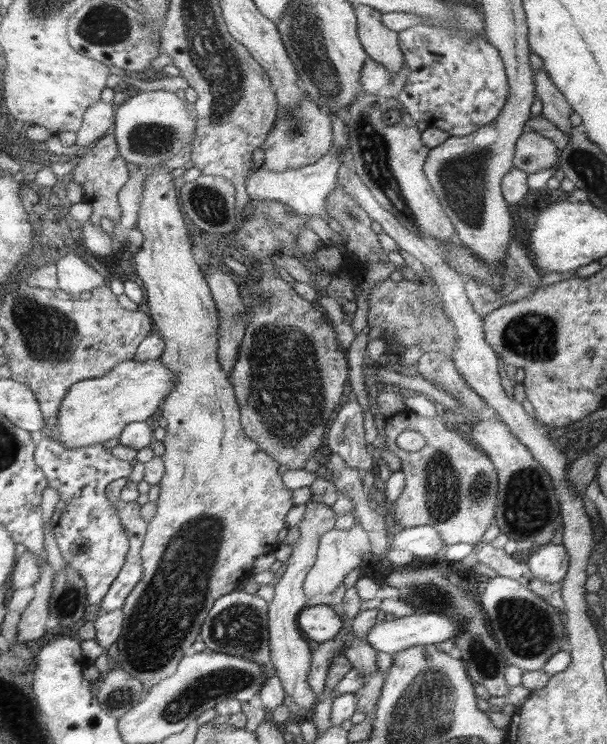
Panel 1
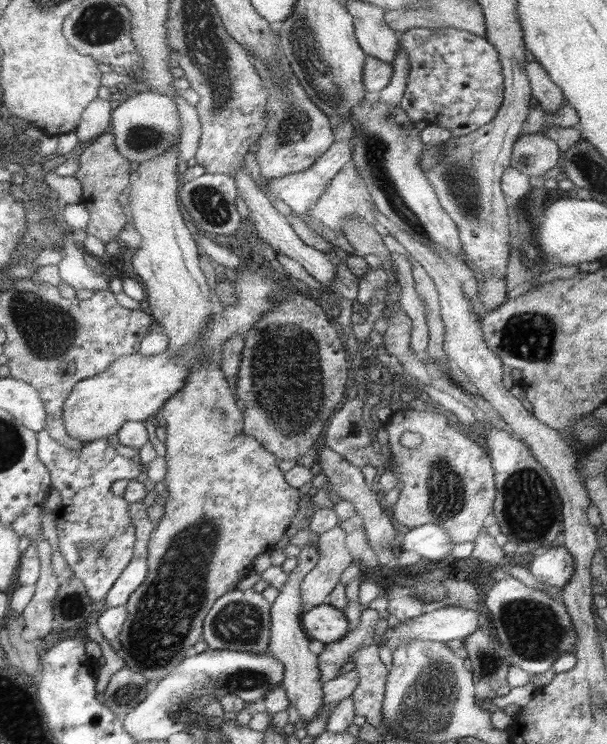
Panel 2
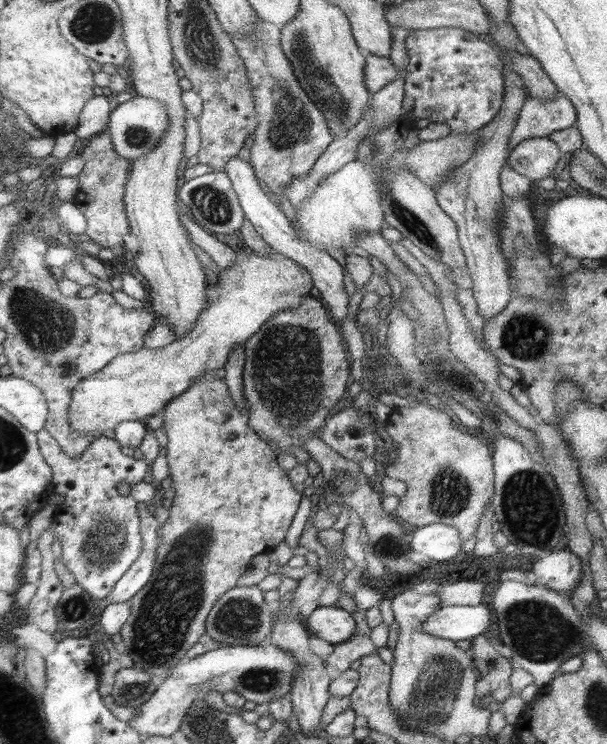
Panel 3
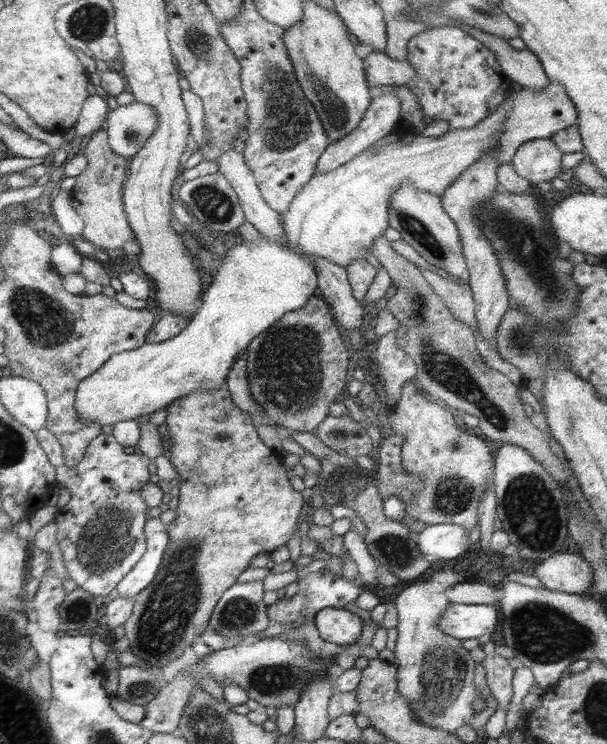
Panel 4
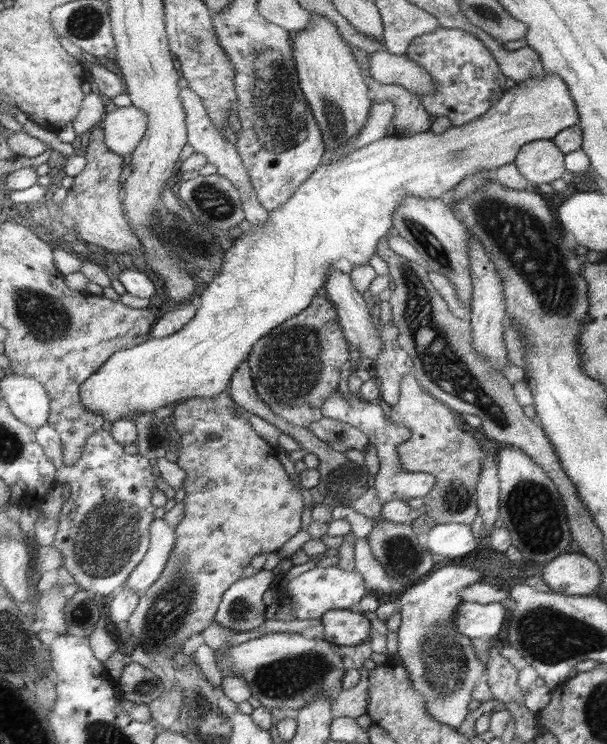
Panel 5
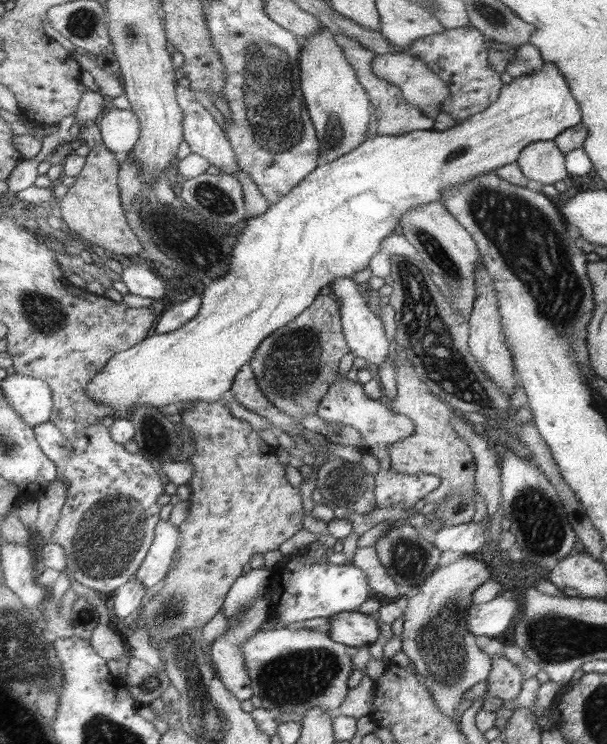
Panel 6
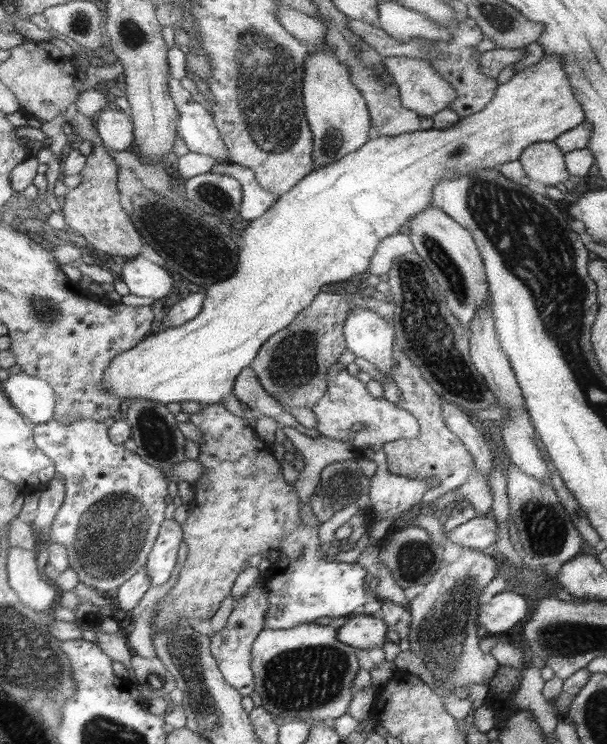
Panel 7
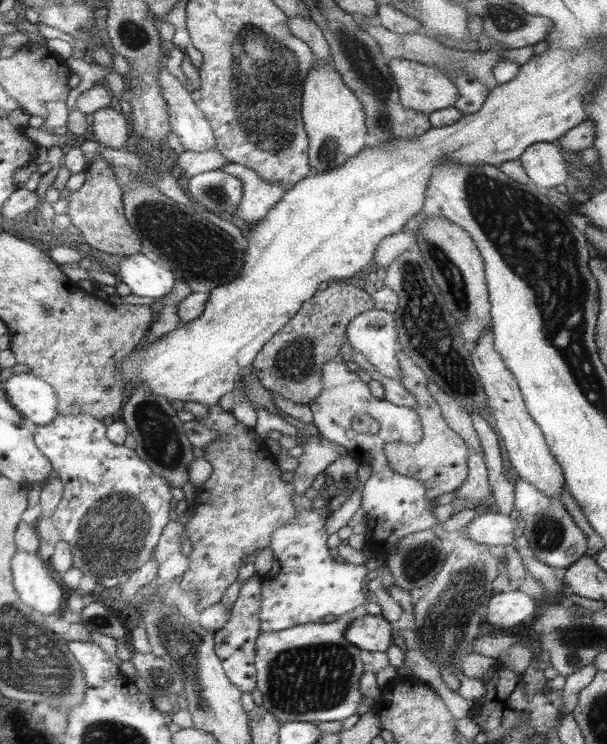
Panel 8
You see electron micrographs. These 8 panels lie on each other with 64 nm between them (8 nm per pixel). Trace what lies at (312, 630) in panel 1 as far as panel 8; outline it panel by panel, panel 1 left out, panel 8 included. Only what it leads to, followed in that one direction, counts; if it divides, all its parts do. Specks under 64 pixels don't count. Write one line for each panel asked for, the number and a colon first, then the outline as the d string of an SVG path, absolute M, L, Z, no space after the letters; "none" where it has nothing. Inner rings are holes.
2: M329 602L319 608L313 608L309 614L305 614L303 624L313 640L323 642L327 646L331 642L343 640L349 634L347 632L349 630L347 616L343 614L343 610L331 606Z
3: M323 606L309 618L309 630L331 646L345 644L357 636L357 620L351 612L335 606Z
4: M325 608L317 614L315 624L321 638L335 646L353 646L361 640L363 618L341 608Z
5: M333 610L323 616L325 634L323 638L335 646L359 646L363 642L373 642L375 632L371 632L371 620L361 610Z
6: M361 610L357 612L341 612L331 618L331 638L337 644L345 644L347 648L369 648L377 644L381 638L379 630L381 620L375 616L367 616Z
7: M355 616L343 624L339 630L339 642L355 648L355 650L383 650L389 632L387 620L381 616Z
8: M365 616L357 618L347 632L349 644L355 644L359 650L367 650L371 654L385 652L393 646L393 622L383 616Z

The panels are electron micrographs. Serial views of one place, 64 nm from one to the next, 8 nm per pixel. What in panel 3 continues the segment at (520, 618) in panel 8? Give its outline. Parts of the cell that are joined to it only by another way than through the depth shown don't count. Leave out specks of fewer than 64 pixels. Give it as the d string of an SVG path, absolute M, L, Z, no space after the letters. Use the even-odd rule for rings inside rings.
M491 604L483 606L443 606L441 612L433 614L425 622L429 634L441 636L445 640L475 642L493 622Z

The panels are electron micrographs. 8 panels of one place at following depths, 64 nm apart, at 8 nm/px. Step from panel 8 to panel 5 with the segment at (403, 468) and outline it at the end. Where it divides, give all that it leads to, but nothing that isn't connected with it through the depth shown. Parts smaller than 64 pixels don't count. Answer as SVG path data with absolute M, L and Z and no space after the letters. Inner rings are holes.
M409 372L401 384L401 400L397 406L391 406L391 418L395 422L405 422L411 428L411 440L399 446L401 464L411 474L433 474L437 486L425 498L427 516L433 518L437 526L441 524L465 524L471 526L479 506L479 484L485 470L485 452L481 448L479 436L463 432L457 424L457 416L449 404L431 396L421 384L415 372Z

